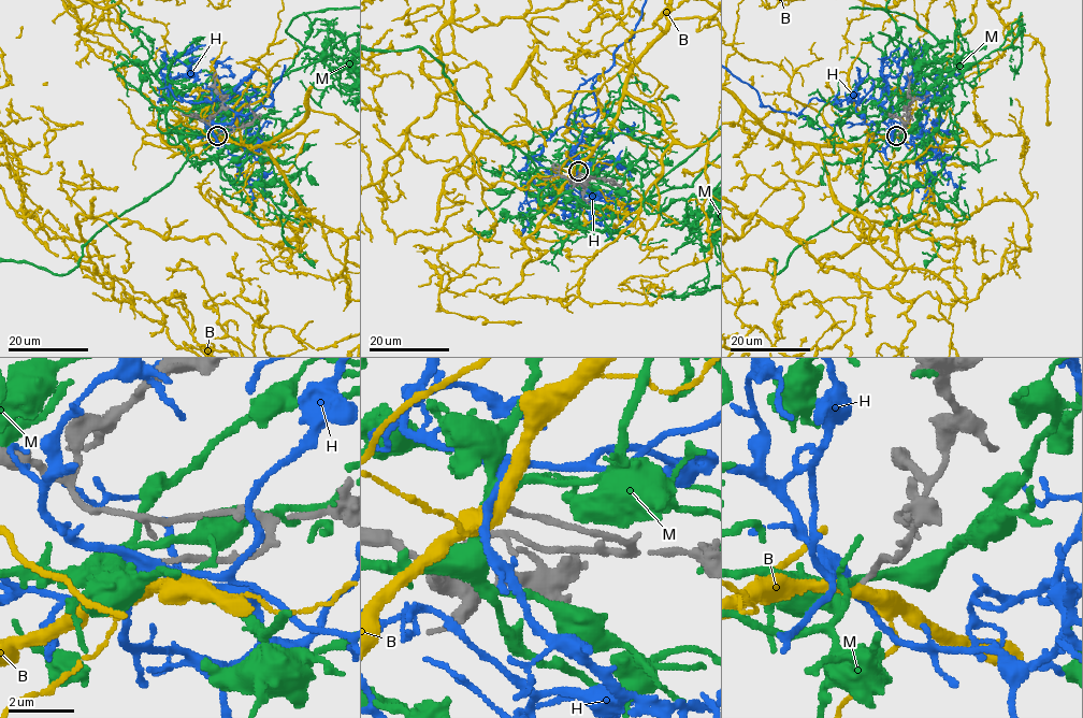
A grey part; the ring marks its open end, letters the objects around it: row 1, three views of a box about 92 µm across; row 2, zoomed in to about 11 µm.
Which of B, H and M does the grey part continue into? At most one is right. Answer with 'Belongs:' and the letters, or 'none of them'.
Belongs: H

